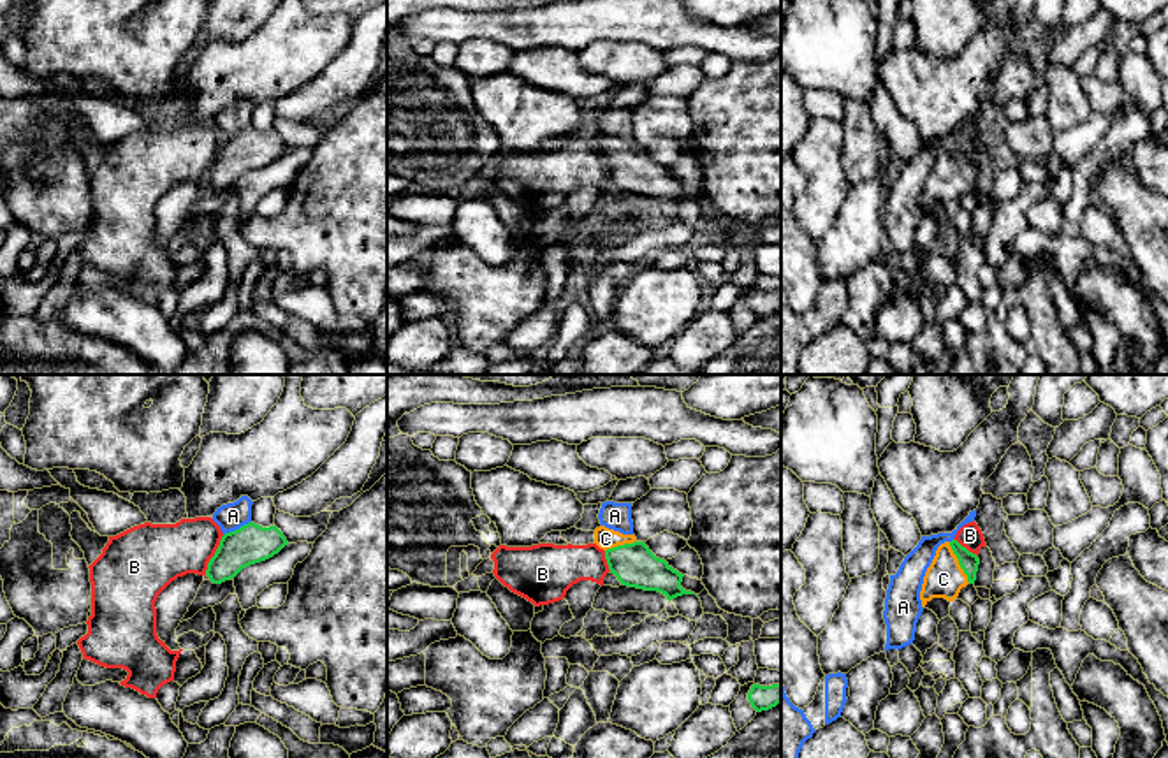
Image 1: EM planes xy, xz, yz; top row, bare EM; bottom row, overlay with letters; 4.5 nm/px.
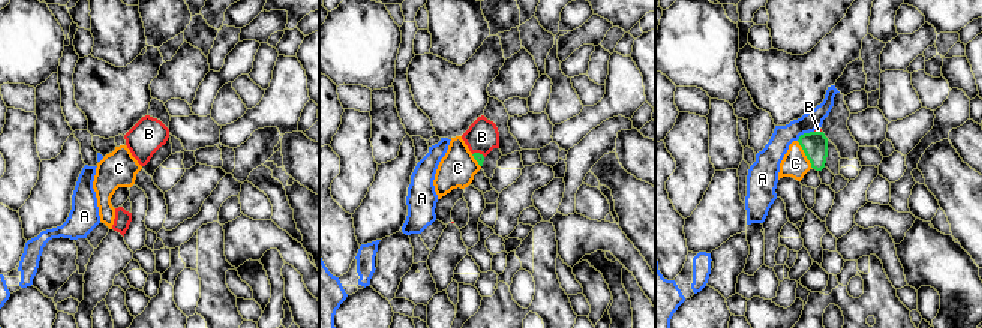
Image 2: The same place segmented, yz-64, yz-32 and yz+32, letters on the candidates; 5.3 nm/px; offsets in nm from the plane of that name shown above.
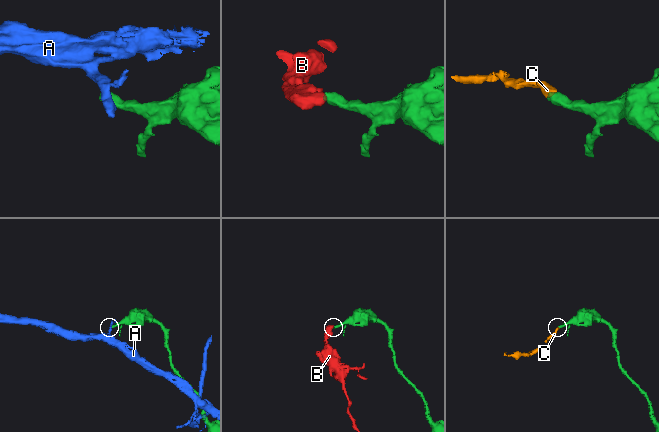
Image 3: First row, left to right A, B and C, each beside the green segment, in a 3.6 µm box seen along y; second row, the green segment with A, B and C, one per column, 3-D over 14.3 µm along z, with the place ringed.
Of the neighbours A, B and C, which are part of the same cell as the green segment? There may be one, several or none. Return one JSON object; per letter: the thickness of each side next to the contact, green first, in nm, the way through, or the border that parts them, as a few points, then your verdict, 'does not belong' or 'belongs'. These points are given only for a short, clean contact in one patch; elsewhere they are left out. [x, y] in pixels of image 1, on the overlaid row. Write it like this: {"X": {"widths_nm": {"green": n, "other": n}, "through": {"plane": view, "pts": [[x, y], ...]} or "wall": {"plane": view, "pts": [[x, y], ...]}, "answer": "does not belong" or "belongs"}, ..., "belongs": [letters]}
{"A": {"widths_nm": {"green": 180, "other": 120}, "wall": {"plane": "xy", "pts": [[250, 521], [224, 535]]}, "answer": "does not belong"}, "B": {"widths_nm": {"green": 180, "other": 280}, "wall": {"plane": "xy", "pts": [[224, 535], [204, 574]]}, "answer": "does not belong"}, "C": {"widths_nm": {"green": 90, "other": 180}, "through": {"plane": "yz", "pts": [[968, 561], [959, 563], [943, 579]]}, "answer": "belongs"}, "belongs": ["C"]}

